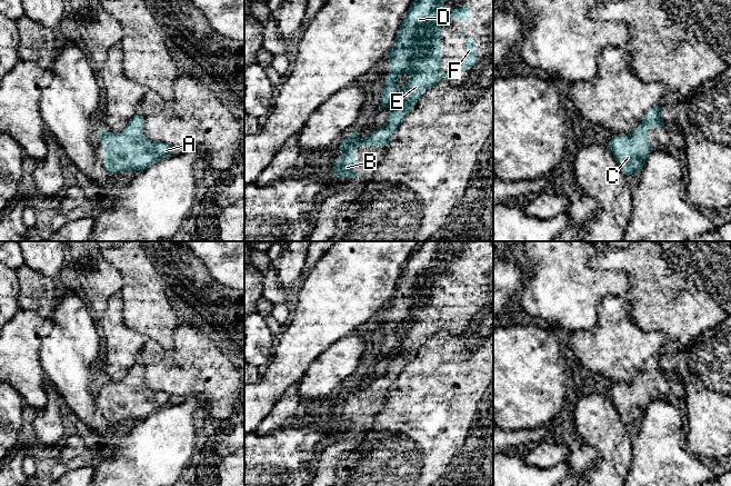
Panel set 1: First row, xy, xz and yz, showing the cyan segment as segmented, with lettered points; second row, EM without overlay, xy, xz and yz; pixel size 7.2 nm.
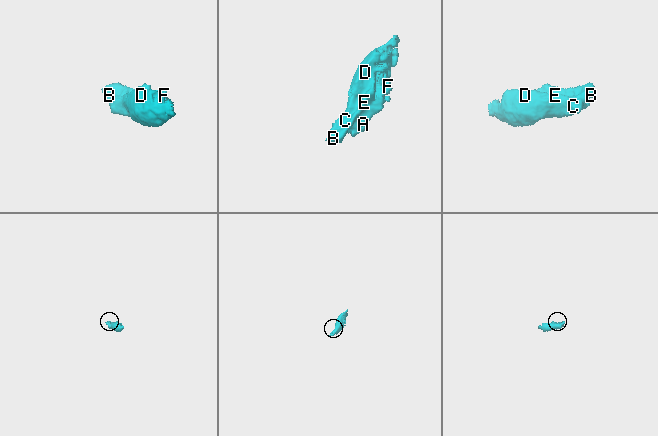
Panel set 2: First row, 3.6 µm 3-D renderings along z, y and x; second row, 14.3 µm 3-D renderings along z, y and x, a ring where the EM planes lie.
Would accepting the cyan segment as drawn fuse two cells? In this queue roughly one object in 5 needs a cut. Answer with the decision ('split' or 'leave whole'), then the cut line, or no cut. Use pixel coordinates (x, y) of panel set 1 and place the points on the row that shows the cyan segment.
leave whole; no cut

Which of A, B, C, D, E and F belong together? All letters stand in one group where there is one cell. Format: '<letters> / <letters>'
A B C D E F

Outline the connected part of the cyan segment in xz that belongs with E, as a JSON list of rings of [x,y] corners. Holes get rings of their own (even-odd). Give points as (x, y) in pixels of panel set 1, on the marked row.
[[[414,0],[413,3],[410,6],[403,21],[401,22],[400,27],[399,27],[399,30],[397,32],[397,37],[394,39],[394,42],[391,47],[391,50],[389,51],[388,53],[388,57],[389,57],[389,62],[390,62],[390,72],[388,75],[388,77],[385,78],[385,81],[384,81],[384,88],[382,89],[382,93],[381,93],[381,103],[380,103],[380,108],[381,109],[385,109],[385,108],[390,108],[391,110],[388,112],[388,117],[387,117],[387,121],[385,123],[383,125],[382,128],[380,129],[377,129],[374,130],[368,138],[366,139],[361,139],[359,137],[359,133],[354,133],[353,131],[348,136],[348,139],[346,141],[342,141],[340,143],[340,147],[339,149],[341,150],[341,157],[338,161],[333,162],[333,168],[334,168],[334,176],[337,178],[356,178],[358,176],[358,173],[356,172],[354,170],[354,150],[359,147],[387,147],[388,146],[388,142],[389,142],[389,139],[390,137],[392,136],[392,133],[397,130],[397,128],[400,126],[400,123],[403,121],[403,119],[407,117],[407,115],[409,113],[409,111],[418,103],[418,101],[422,98],[422,95],[423,95],[423,91],[424,90],[428,90],[430,89],[431,87],[435,86],[437,83],[439,83],[442,79],[444,78],[450,78],[450,79],[454,79],[457,80],[458,79],[458,75],[465,71],[465,70],[469,70],[471,69],[475,62],[477,62],[477,56],[475,56],[475,43],[474,43],[474,40],[473,39],[467,39],[465,41],[465,56],[464,56],[464,60],[459,65],[459,66],[455,66],[454,67],[454,71],[453,71],[453,75],[454,77],[452,78],[449,73],[447,72],[441,72],[441,21],[442,20],[469,20],[470,19],[470,8],[469,6],[467,4],[463,4],[463,6],[460,6],[459,8],[457,9],[450,9],[448,7],[444,7],[443,6],[443,2],[444,1],[449,1],[449,0]],[[402,73],[408,73],[410,76],[409,80],[405,82],[404,87],[403,88],[399,88],[398,85],[397,85],[397,81],[398,81],[398,78],[400,75]]]

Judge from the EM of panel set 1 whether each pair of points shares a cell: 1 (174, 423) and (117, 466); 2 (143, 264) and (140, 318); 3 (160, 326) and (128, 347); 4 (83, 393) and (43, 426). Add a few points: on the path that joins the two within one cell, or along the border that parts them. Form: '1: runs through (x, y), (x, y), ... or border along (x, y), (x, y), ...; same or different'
1: runs through (160, 437), (131, 466); same
2: runs through (143, 277), (143, 297), (140, 300), (140, 305); same
3: border along (123, 320), (128, 327), (148, 337); different
4: border along (48, 379), (63, 402); different

